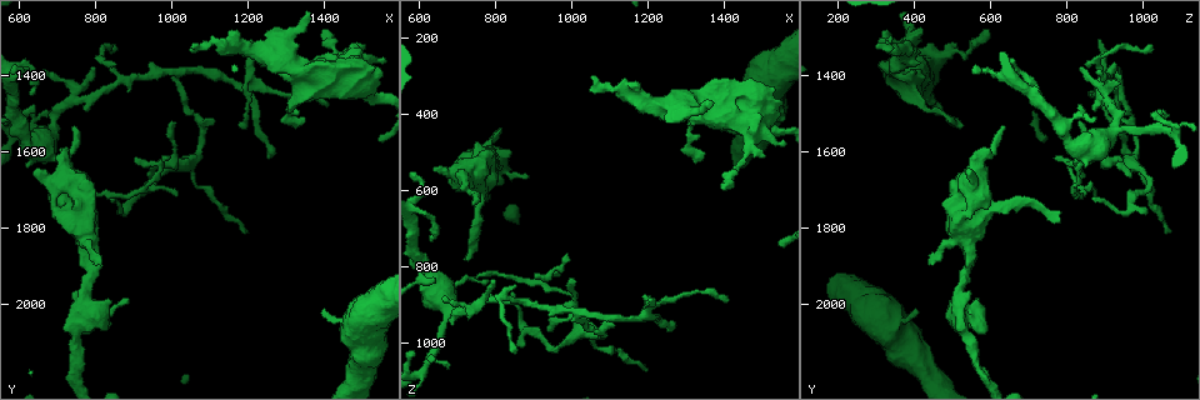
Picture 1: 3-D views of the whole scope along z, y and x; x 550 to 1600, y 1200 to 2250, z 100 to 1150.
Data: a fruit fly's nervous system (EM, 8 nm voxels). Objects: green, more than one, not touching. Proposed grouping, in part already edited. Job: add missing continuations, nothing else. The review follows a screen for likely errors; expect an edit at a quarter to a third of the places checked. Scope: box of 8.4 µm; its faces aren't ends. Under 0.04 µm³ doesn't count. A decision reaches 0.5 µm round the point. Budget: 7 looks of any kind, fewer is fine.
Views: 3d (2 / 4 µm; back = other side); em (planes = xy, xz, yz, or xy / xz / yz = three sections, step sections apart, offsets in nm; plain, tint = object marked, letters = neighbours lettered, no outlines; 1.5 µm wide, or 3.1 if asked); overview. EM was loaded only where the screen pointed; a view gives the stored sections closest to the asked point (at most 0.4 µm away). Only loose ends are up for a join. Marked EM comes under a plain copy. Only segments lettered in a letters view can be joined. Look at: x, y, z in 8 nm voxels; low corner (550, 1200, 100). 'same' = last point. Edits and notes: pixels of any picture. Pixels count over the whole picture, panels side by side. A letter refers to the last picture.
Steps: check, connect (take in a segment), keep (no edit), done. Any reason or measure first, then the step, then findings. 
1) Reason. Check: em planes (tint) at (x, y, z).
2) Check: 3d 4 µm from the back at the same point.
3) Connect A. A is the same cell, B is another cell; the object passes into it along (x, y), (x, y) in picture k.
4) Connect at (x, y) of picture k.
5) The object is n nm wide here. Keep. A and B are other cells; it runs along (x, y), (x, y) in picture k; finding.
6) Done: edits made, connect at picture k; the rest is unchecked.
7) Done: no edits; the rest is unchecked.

Free end. Check: em planes (letters) at (640, 1650, 550).

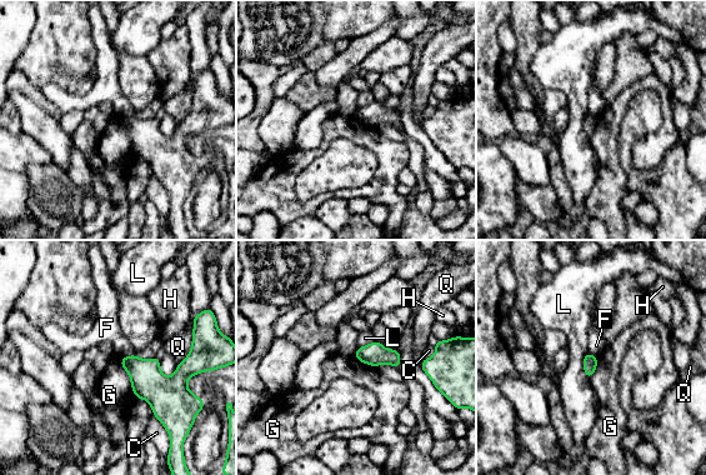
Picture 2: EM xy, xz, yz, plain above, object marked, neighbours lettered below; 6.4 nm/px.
Keep. C, F, G, H, L and Q are other cells; none of them fits.

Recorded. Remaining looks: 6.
Branch stops here. Check: em xz step 4 (tint) at (715, 1785, 785).

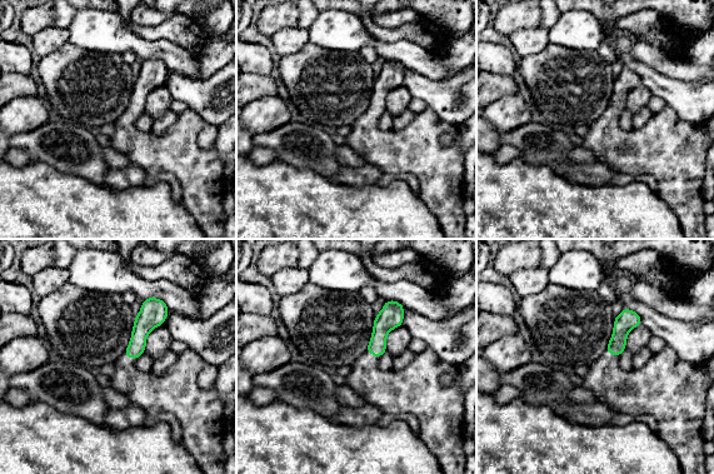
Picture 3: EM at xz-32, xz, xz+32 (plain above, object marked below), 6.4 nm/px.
Check: em planes (letters) at the same point.

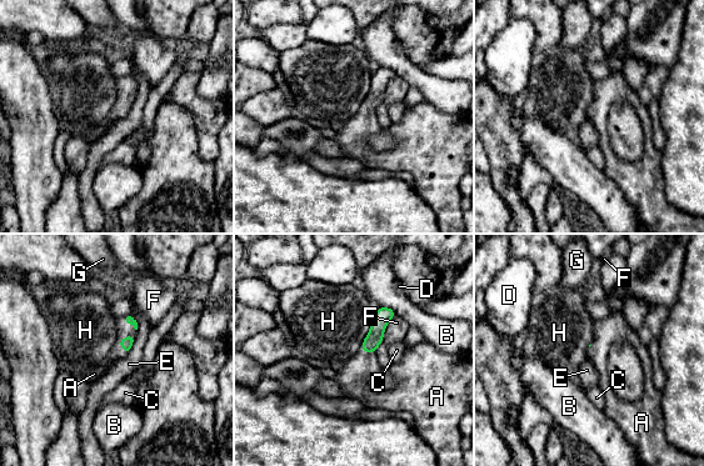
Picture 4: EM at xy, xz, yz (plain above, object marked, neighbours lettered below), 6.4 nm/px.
Connect A. A is the same cell, B, C, D, E, F, G and H are other cells; the object passes into it along (126, 342), (119, 341), (116, 354) in picture 4; it goes on there.

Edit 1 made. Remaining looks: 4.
Redraw. Check: overview.

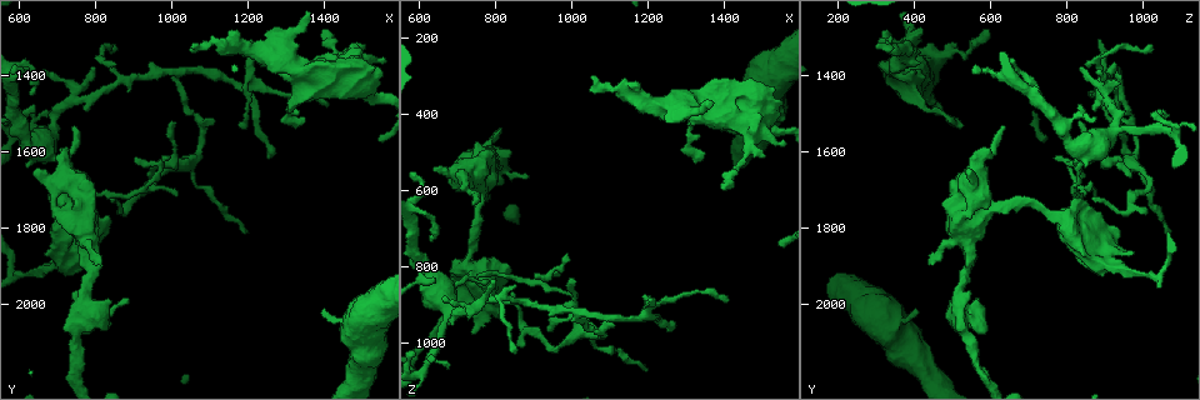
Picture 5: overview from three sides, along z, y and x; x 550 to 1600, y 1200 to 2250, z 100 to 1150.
An open end. Check: 3d 2 µm at (1405, 1275, 585).

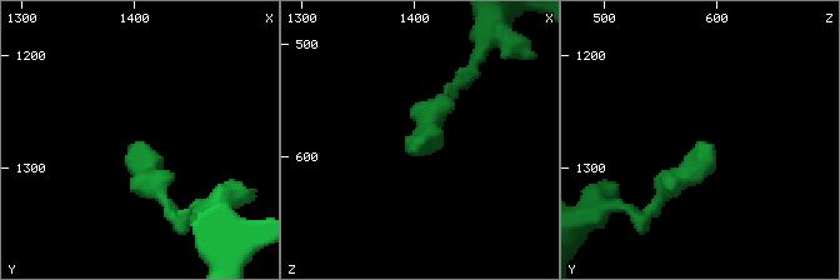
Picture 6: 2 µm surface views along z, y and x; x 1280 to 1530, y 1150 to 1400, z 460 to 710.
Now the EM. Check: em xy step 8 (tint) at (1404, 1274, 588).

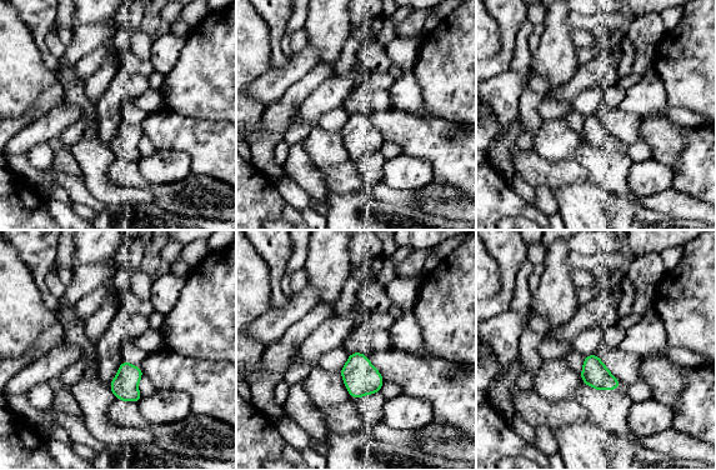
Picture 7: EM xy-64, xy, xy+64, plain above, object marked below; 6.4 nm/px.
See the neighbours. Check: em xy step 8 (letters) at the same point.

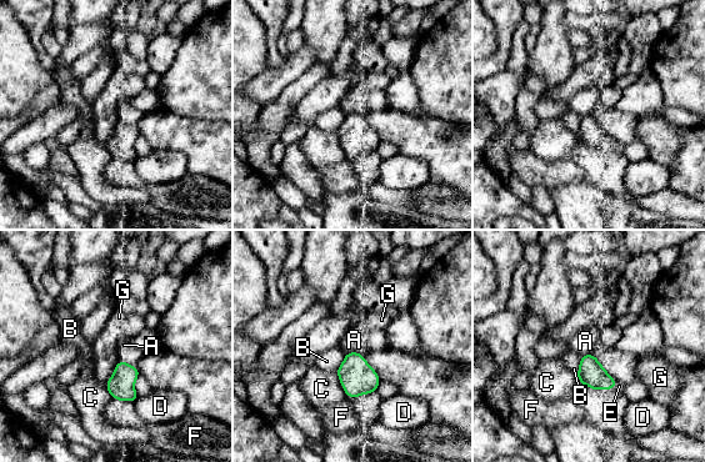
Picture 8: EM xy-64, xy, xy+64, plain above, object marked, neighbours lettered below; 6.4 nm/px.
Keep. A, B, C, D, E, F and G are other cells; a border runs along (346, 352), (359, 352), (363, 356) in picture 8; none of them fits.

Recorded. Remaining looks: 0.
Done: edits made, connect at picture 4; the rest is unchecked.

